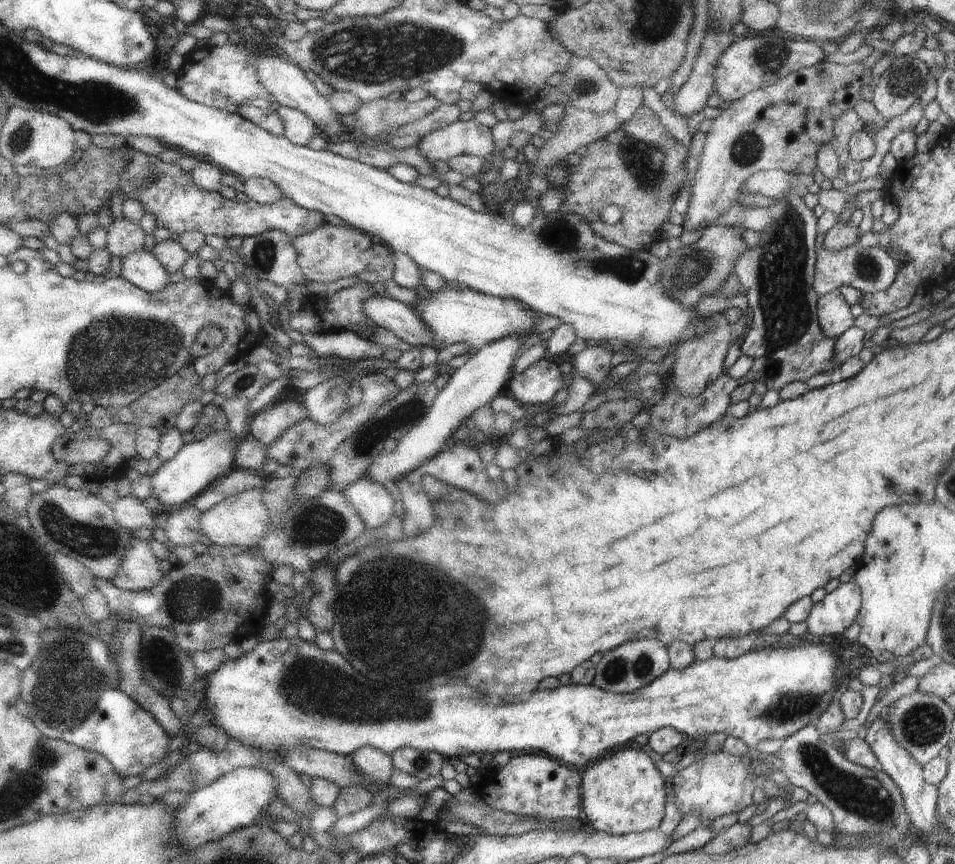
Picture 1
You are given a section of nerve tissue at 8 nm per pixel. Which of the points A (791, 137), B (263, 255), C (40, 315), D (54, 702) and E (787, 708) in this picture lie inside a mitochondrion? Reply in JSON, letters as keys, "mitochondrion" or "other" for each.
{"A":"other","B":"mitochondrion","C":"other","D":"mitochondrion","E":"mitochondrion"}

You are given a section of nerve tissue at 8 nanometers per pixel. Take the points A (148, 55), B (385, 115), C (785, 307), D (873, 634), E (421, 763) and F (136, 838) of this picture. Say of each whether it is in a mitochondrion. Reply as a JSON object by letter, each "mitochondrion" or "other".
{"A":"other","B":"mitochondrion","C":"mitochondrion","D":"other","E":"mitochondrion","F":"other"}

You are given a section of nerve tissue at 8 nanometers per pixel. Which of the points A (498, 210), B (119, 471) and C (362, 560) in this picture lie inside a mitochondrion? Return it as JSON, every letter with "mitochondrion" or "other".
{"A":"other","B":"other","C":"other"}

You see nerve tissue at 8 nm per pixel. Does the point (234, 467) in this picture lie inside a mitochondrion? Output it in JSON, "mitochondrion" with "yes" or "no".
{"mitochondrion":"no"}

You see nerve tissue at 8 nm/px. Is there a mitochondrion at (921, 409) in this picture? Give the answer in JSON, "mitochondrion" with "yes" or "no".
{"mitochondrion":"no"}

